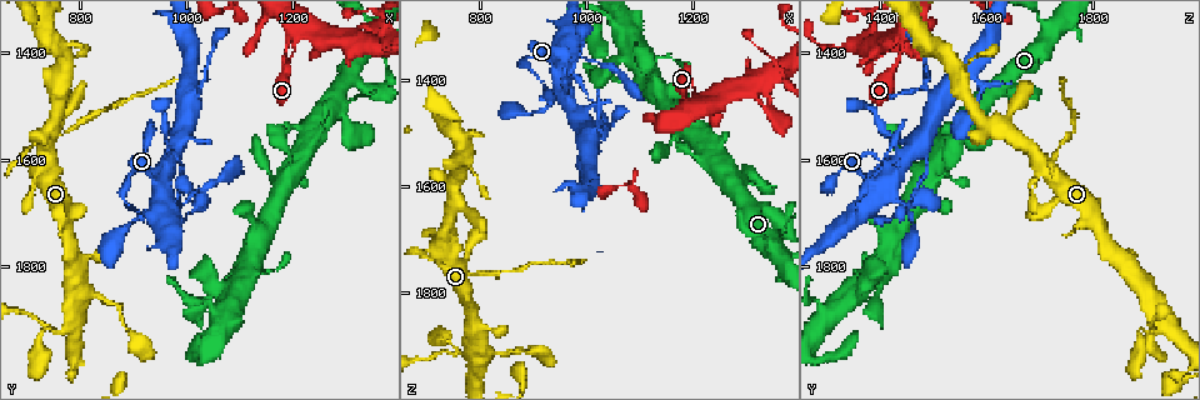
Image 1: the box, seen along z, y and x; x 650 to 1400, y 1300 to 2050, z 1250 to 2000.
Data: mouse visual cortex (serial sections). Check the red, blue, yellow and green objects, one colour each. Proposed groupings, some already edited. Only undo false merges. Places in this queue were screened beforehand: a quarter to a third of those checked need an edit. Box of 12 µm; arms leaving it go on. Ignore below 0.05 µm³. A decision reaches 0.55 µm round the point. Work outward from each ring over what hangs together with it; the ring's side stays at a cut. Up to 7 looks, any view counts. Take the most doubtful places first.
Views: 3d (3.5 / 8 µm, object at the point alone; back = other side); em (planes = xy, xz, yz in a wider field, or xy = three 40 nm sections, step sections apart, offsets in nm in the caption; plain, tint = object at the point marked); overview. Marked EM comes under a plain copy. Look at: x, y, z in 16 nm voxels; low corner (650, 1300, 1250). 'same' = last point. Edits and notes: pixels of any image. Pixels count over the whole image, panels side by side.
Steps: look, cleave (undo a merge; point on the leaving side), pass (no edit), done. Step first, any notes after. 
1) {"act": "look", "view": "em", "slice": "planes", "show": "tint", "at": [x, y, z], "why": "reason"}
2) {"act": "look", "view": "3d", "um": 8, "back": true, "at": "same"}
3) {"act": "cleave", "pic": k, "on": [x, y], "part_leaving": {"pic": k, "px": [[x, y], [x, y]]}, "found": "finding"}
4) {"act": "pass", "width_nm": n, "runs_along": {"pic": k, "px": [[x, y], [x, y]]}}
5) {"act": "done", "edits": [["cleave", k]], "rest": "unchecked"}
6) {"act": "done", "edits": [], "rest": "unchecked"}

{"act": "look", "view": "3d", "um": 3.5, "back": true, "at": [880, 1680, 1360], "why": "a narrow waist"}

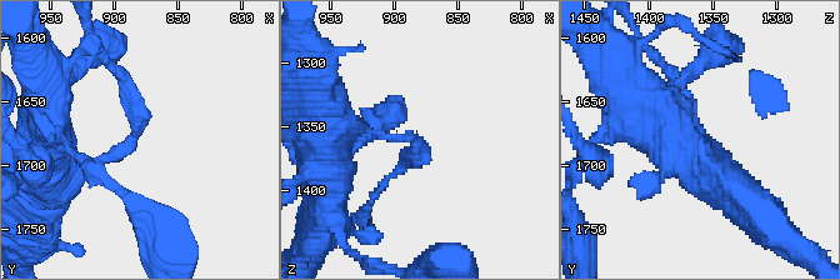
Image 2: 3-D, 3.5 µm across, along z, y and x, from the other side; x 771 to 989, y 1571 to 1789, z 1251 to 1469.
{"act": "look", "view": "em", "slice": "xy", "step": 5, "show": "tint", "at": [884, 1676, 1358], "arm_widths_nm": [200, 200]}

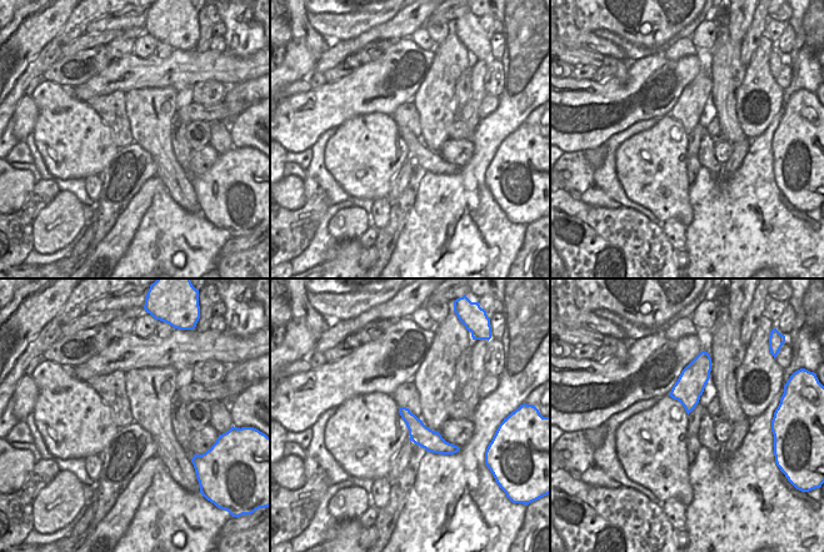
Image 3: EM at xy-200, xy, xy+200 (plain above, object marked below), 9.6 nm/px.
{"act": "pass", "runs_along": {"pic": 2, "px": [[708, 165], [679, 81], [666, 70]]}, "found": "continuous, no second cell"}

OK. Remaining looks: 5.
{"act": "look", "view": "3d", "um": 3.5, "at": [745, 1925, 1890], "why": "thin arm on a thick one"}

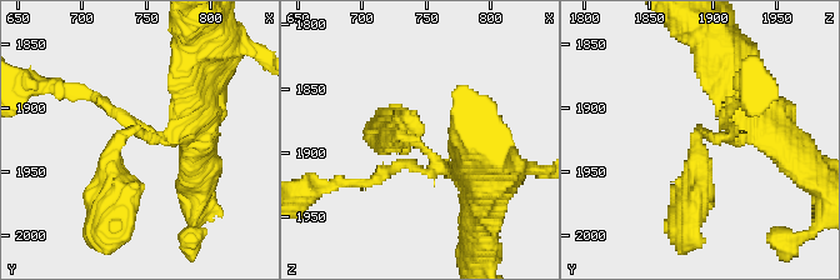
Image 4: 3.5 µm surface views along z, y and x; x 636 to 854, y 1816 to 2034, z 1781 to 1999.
{"act": "look", "view": "em", "slice": "planes", "show": "tint", "at": [746, 1920, 1894], "arms": 3, "arm_widths_nm": [150, 300, 400]}

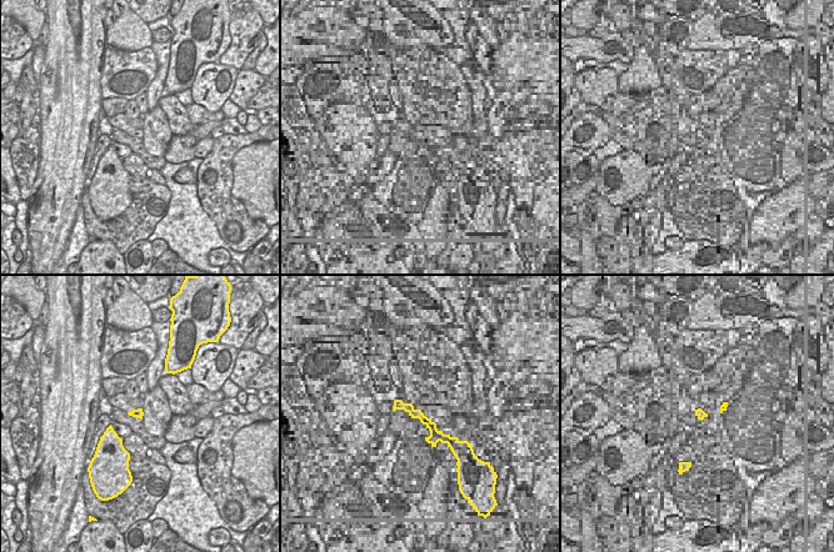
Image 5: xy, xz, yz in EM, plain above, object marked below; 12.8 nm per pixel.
{"act": "pass", "runs_along": {"pic": 4, "px": [[740, 105], [733, 136], [695, 136], [695, 198]]}, "found": "continuous, no second cell"}

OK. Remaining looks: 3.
{"act": "look", "view": "3d", "um": 8, "at": [720, 1615, 1720], "why": "sudden change in width"}

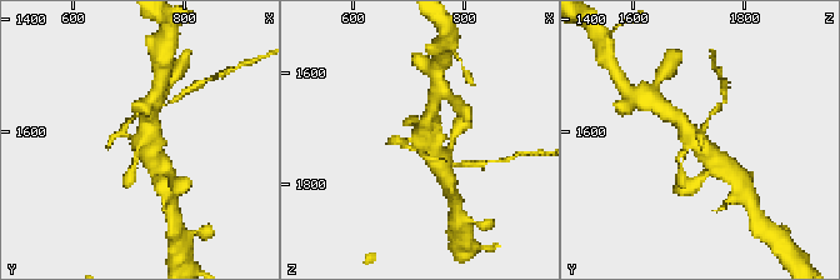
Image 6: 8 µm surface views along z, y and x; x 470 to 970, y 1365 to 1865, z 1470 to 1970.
{"act": "look", "view": "em", "slice": "planes", "show": "tint", "at": [720, 1615, 1720], "why": "now the EM"}

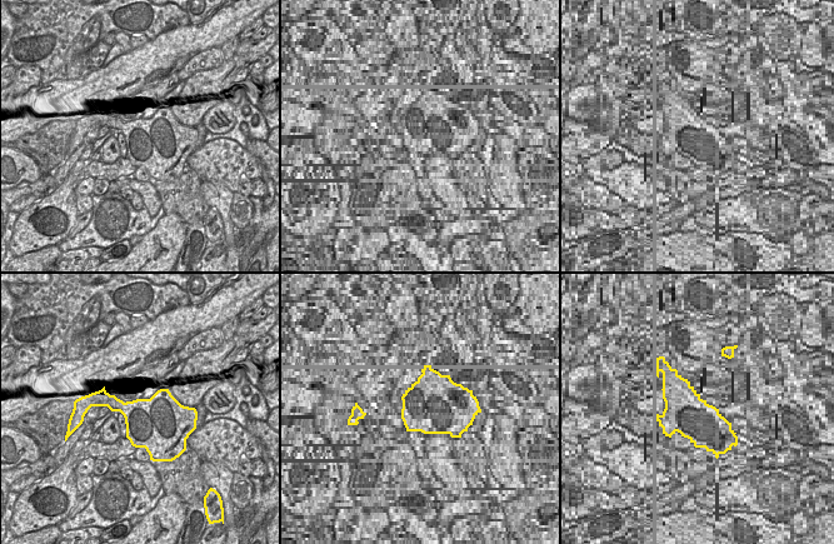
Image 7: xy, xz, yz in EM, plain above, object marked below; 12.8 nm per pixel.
{"act": "cleave", "pic": 6, "on": [135, 115], "part_leaving": {"pic": 6, "px": [[700, 134], [713, 111], [720, 105]]}, "found": "two cells meet here"}

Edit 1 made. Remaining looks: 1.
{"act": "done", "edits": [["cleave", 6]], "rest": "unchecked"}

